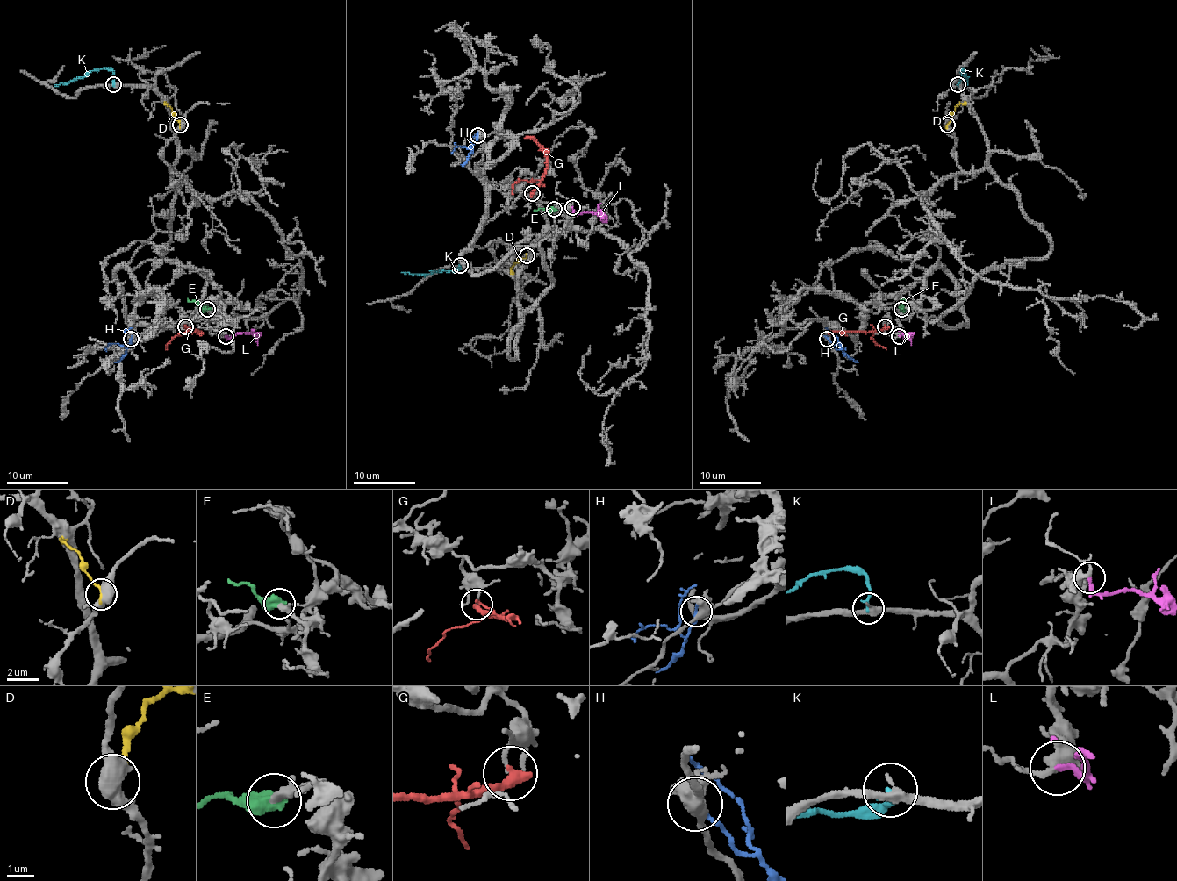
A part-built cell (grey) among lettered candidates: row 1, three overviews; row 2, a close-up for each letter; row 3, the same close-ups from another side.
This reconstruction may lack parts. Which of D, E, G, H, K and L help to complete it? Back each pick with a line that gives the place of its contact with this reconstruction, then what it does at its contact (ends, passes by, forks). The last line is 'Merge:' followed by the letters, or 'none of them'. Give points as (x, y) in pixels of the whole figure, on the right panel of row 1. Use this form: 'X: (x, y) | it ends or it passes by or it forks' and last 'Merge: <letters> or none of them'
E: (901, 309) | it ends
L: (899, 336) | it ends
Merge: E, L

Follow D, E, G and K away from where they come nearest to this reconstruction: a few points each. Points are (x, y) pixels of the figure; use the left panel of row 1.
D: (180, 125), (175, 112), (164, 103), (167, 103)
E: (208, 309), (187, 298)
G: (186, 326), (200, 333), (178, 334)
K: (114, 84), (111, 70), (94, 68), (82, 76), (54, 86)

